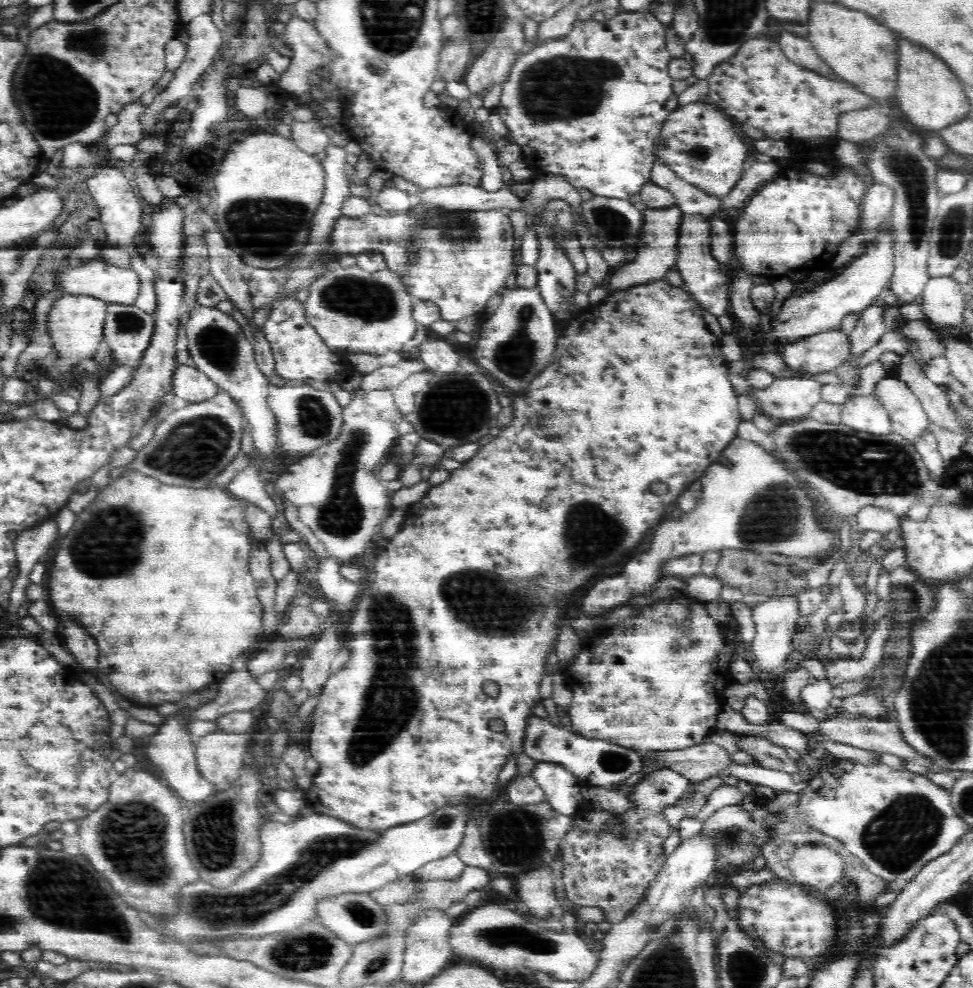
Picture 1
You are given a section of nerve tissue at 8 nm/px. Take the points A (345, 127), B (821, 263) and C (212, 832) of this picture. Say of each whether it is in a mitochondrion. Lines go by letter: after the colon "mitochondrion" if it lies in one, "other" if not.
A: other
B: other
C: mitochondrion

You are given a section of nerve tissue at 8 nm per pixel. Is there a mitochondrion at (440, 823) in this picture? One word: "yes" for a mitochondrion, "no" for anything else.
yes

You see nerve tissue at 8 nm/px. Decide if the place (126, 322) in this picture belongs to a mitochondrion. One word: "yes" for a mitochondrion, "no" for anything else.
yes

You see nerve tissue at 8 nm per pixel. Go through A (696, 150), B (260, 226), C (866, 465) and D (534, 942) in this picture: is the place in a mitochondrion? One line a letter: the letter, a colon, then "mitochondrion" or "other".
A: mitochondrion
B: mitochondrion
C: mitochondrion
D: mitochondrion

